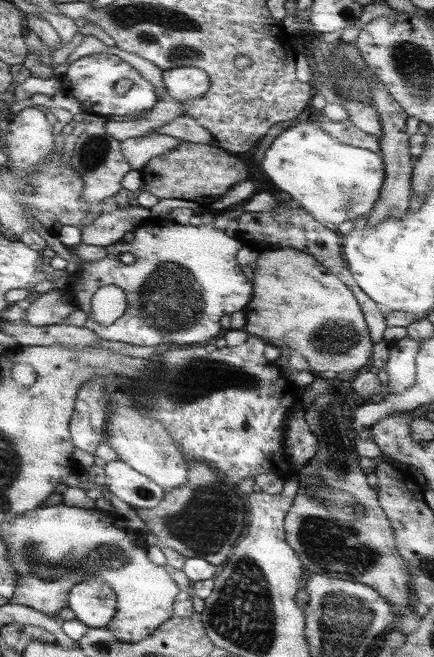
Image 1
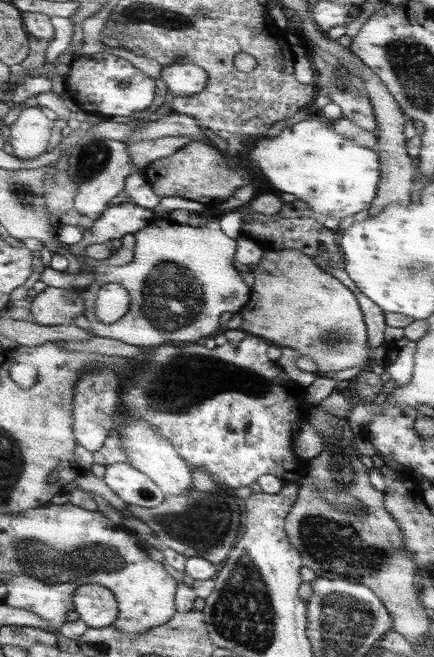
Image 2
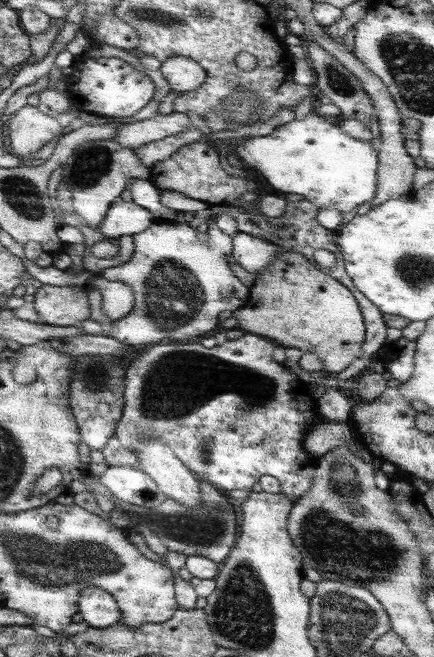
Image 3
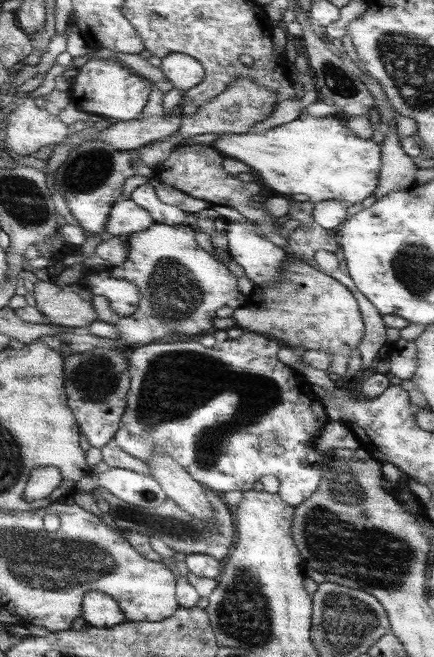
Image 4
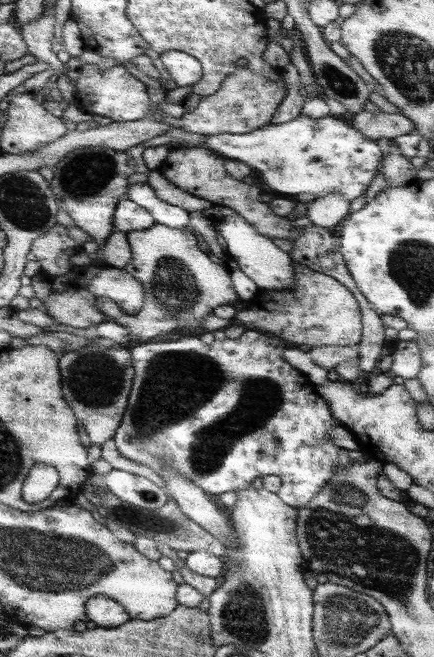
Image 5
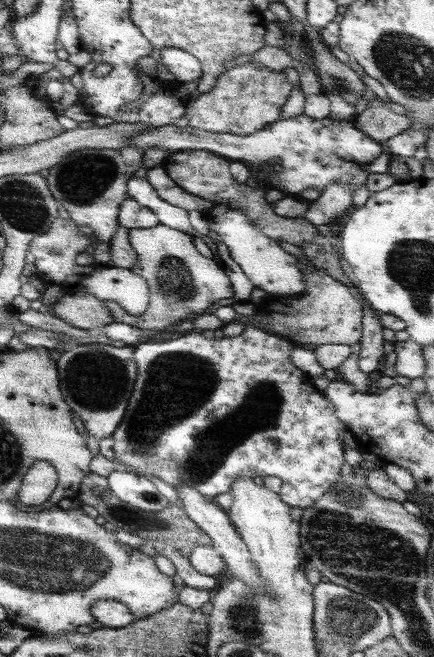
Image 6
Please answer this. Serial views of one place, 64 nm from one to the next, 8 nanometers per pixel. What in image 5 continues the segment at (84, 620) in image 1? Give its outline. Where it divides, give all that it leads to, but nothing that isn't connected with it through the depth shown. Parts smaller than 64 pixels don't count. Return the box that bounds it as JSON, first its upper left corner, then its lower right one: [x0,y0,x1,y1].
[84,595,130,628]

